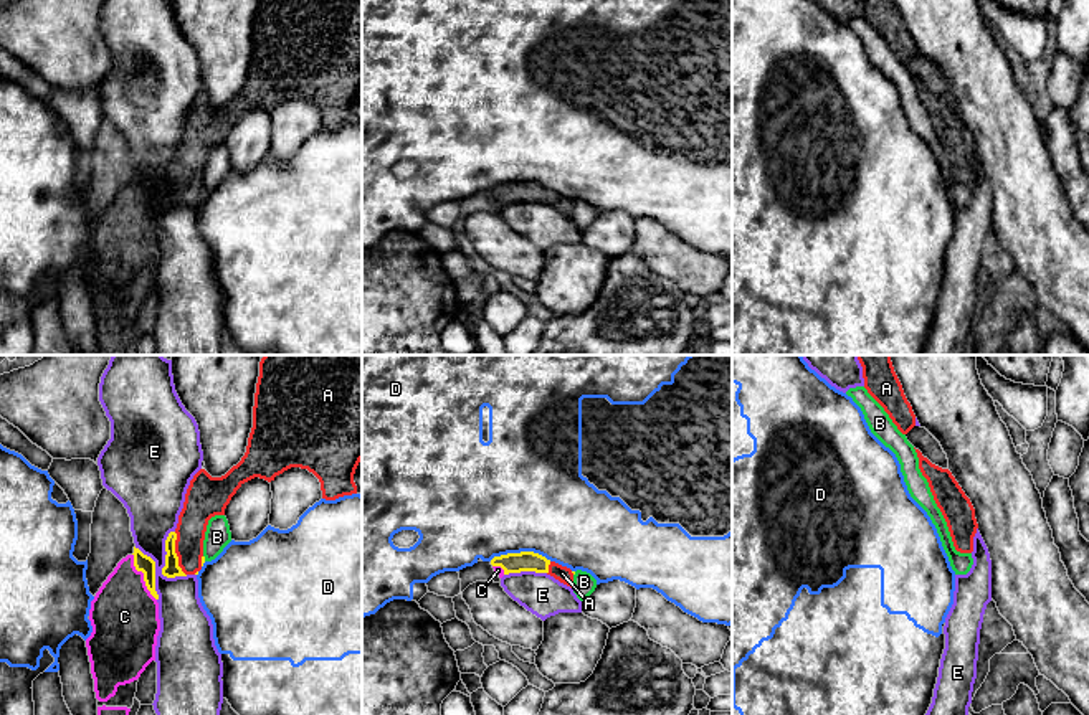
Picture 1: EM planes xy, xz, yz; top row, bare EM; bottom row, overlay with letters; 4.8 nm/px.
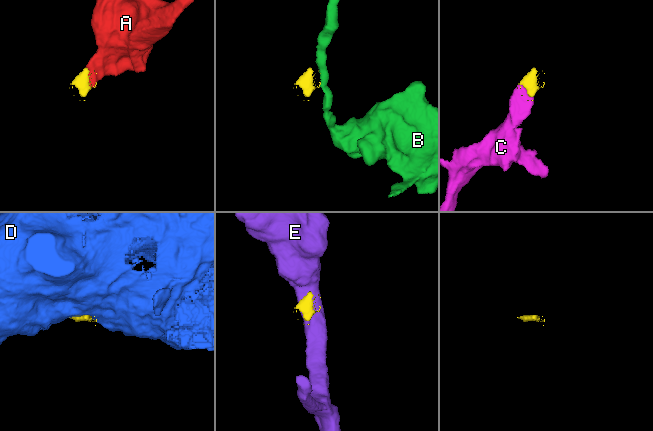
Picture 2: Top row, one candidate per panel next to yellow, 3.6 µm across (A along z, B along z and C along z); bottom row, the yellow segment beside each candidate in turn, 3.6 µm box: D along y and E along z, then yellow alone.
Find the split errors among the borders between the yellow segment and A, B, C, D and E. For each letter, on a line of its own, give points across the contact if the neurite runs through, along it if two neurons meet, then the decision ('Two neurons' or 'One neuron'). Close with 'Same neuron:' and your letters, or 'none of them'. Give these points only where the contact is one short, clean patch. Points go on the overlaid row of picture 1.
A: Path across: xy (171, 570), (175, 565), (175, 554), (187, 542), (199, 509). One neuron
B: Two neurons
C: Path across: xy (144, 563), (144, 577), (129, 591), (124, 616). One neuron
D: Two neurons
E: Two neurons
Same neuron: A, C

